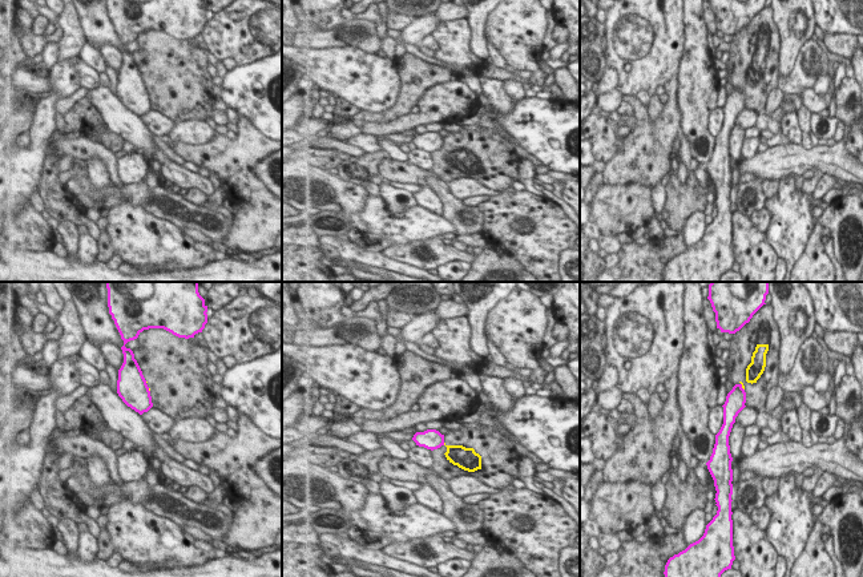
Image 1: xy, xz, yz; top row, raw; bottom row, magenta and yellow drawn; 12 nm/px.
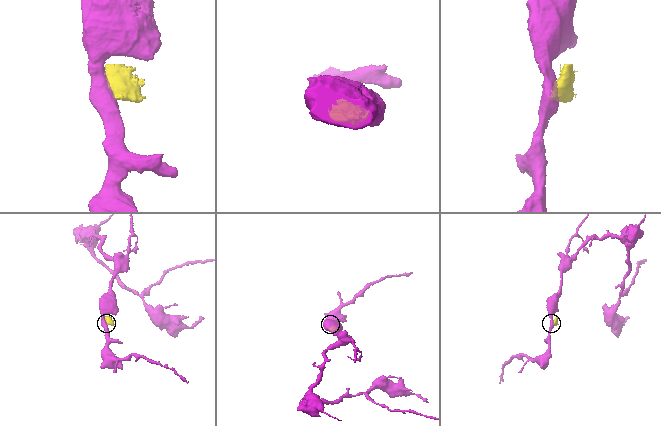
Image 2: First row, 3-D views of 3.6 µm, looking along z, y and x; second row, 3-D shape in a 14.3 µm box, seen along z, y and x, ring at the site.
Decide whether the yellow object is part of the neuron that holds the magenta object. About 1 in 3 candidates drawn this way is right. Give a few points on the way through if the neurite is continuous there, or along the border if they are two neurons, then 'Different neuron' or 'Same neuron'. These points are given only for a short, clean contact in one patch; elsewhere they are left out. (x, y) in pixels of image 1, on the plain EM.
Boundary: yz (741, 85), (743, 92). Different neuron

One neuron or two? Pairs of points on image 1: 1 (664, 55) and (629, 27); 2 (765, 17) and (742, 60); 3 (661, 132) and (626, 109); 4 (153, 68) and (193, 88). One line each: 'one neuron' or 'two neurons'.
1: one neuron
2: one neuron
3: two neurons
4: one neuron

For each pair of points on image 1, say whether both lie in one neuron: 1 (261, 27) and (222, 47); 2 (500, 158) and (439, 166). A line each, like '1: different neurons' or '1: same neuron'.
1: same neuron
2: same neuron

